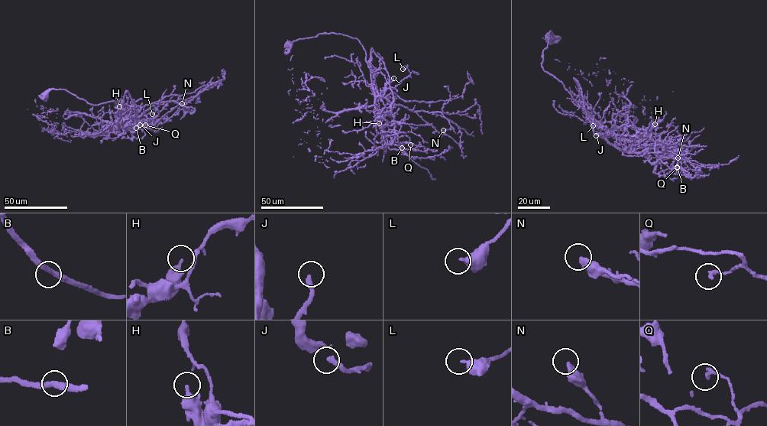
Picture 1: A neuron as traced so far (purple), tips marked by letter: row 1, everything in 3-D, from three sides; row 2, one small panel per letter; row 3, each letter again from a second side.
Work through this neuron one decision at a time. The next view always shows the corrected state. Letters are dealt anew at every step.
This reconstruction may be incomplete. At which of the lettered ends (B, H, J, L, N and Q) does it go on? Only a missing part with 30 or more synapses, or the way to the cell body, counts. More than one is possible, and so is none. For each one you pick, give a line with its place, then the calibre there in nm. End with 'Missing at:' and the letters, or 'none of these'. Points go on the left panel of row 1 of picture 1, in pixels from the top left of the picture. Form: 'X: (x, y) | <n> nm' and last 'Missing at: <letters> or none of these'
J: (140, 125) | 280 nm
Missing at: J

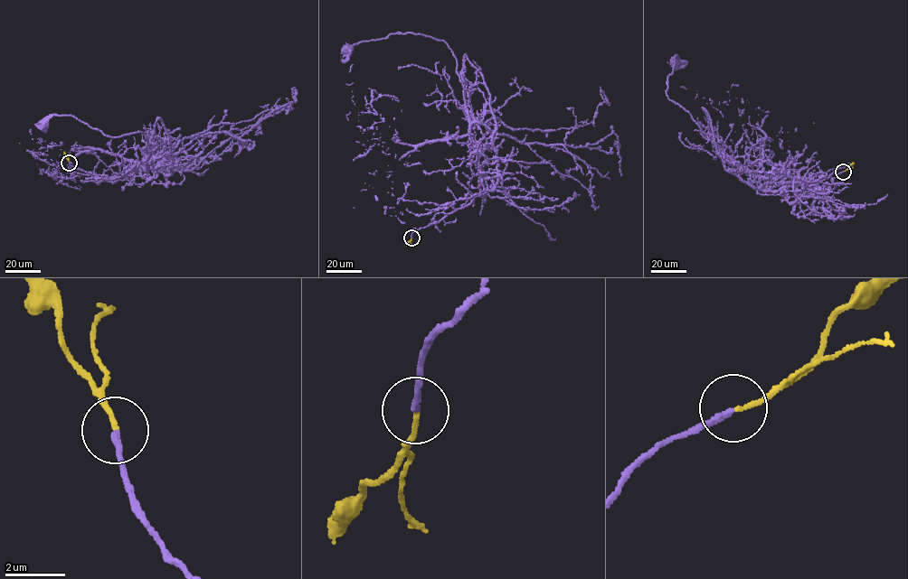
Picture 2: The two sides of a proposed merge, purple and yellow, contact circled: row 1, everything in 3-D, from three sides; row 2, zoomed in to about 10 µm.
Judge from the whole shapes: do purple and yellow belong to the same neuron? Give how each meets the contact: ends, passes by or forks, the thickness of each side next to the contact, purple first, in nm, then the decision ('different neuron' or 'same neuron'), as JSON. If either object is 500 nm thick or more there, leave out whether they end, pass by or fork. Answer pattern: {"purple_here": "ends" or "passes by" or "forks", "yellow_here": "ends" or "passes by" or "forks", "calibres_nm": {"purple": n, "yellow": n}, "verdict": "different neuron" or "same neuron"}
{"purple_here": "ends", "yellow_here": "ends", "calibres_nm": {"purple": 220, "yellow": 150}, "verdict": "same neuron"}

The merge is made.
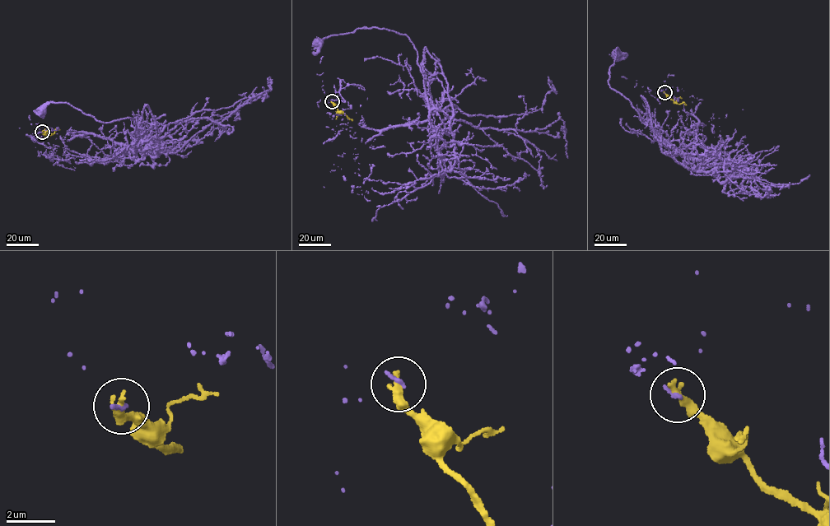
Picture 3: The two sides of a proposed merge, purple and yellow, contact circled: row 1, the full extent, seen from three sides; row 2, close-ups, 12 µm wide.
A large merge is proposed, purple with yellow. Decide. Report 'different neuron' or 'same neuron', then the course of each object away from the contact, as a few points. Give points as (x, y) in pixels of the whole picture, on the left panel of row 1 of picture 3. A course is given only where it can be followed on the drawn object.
different neuron; course purple (42, 132), (50, 148), (89, 133), (134, 152), (137, 138), (128, 117), (100, 122), (65, 102), (43, 113); course yellow (42, 132), (49, 134), (59, 129)

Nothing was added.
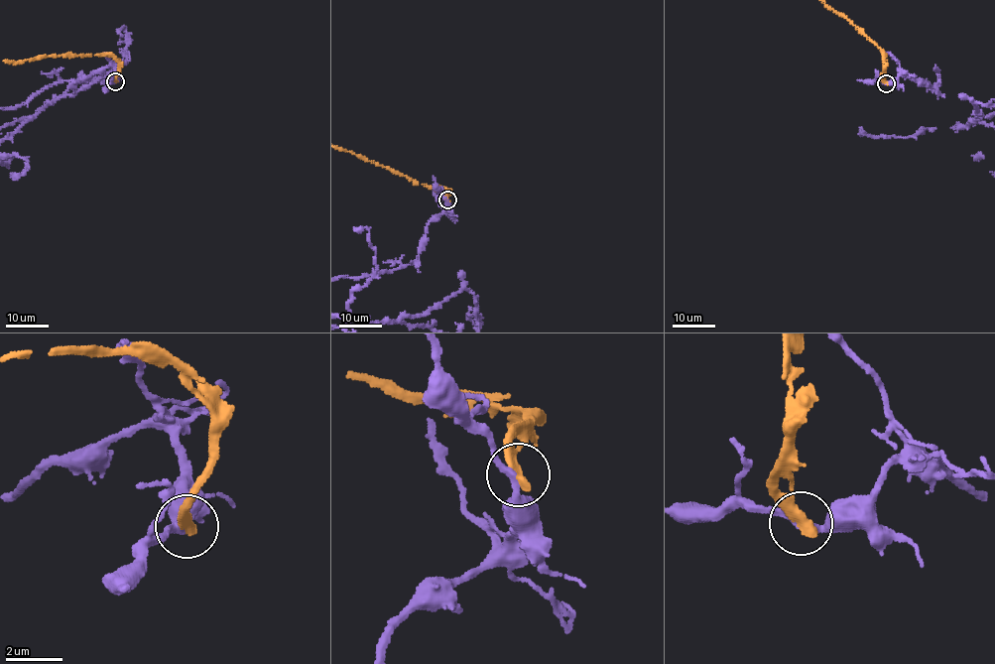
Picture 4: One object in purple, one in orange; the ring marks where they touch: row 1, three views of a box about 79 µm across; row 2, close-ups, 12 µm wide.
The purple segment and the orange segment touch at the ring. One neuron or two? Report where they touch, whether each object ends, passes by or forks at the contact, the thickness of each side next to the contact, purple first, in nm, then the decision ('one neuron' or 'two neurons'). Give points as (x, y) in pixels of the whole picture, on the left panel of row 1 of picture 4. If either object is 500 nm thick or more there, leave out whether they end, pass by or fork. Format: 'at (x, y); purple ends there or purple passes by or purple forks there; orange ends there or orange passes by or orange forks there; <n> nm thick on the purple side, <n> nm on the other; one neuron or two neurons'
at (115, 81); purple passes by; orange ends there; 240 nm thick on the purple side, 480 nm on the other; two neurons

